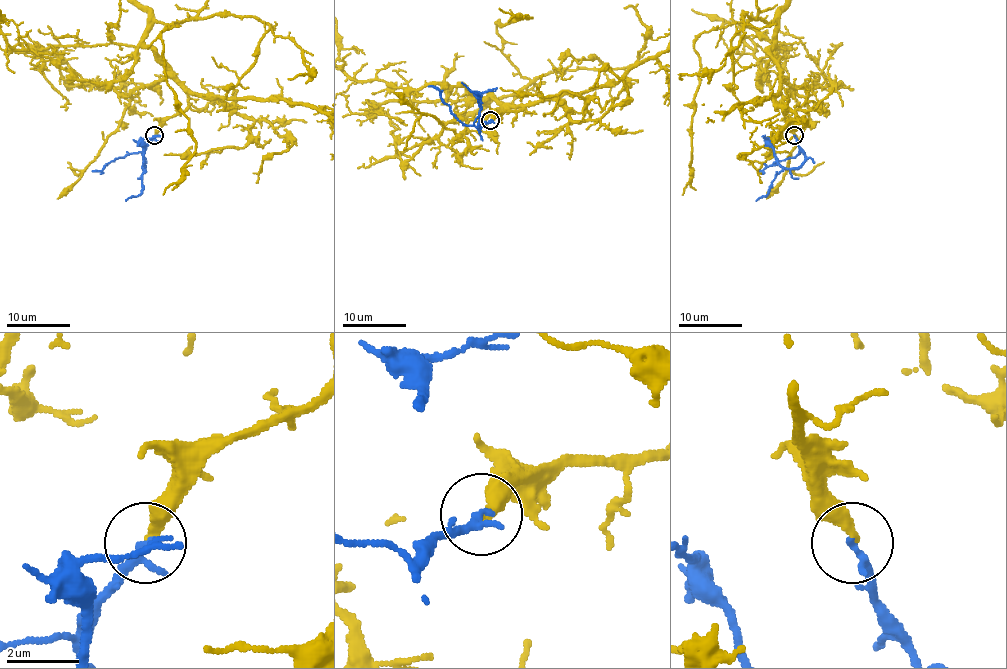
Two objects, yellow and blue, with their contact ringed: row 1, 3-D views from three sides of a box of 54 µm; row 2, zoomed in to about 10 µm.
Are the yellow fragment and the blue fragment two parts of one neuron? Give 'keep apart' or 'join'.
join

